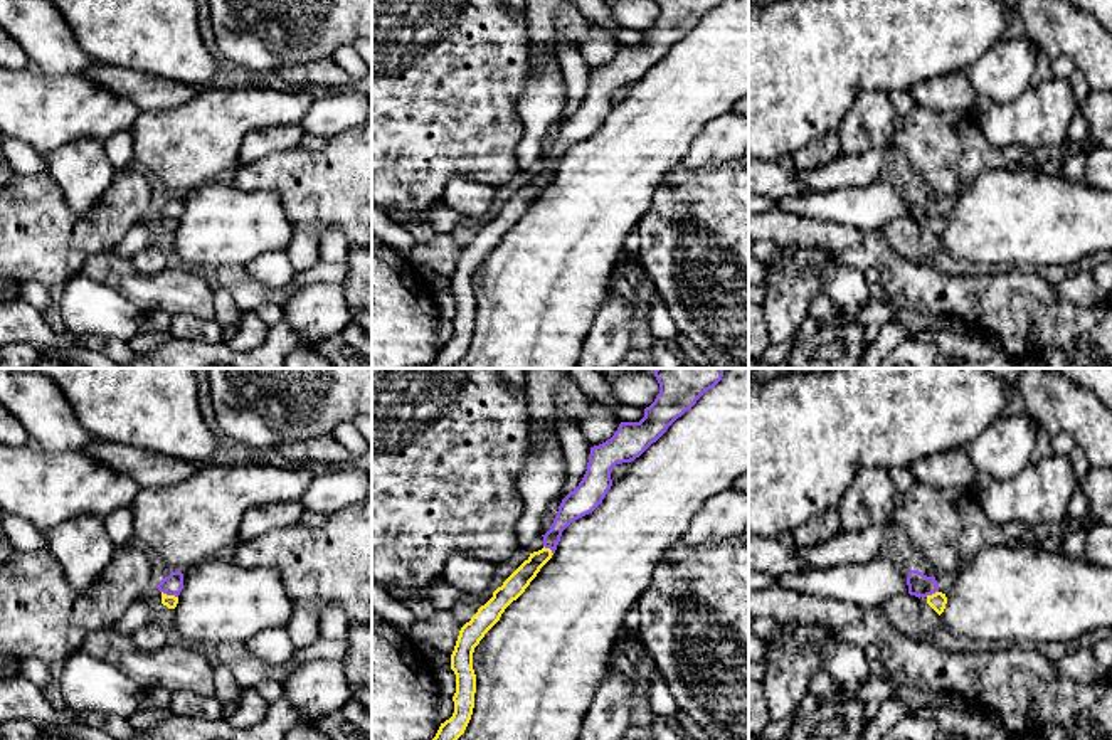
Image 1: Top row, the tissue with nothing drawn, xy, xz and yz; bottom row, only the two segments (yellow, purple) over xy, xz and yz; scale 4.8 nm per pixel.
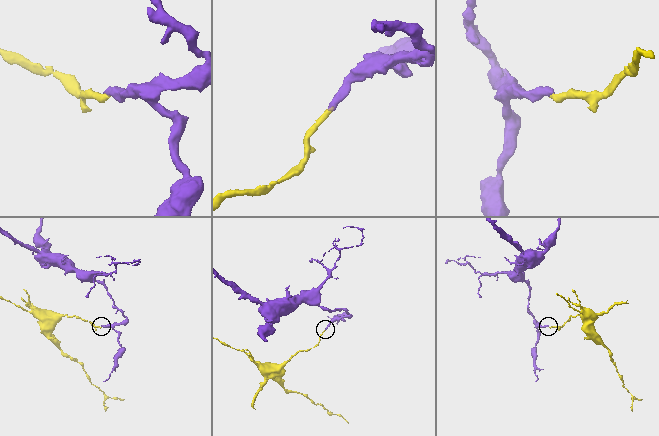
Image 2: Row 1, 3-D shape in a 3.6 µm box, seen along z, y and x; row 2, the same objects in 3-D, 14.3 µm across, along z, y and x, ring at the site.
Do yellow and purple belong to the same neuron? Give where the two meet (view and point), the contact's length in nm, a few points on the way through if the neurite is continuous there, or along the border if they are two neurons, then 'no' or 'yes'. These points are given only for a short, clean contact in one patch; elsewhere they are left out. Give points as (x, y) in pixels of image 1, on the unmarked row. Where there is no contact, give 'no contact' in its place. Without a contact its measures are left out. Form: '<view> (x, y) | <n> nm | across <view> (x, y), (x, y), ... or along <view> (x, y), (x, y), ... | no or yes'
xy (170, 219) | 90 nm | along xy (162, 214), (177, 221) | no

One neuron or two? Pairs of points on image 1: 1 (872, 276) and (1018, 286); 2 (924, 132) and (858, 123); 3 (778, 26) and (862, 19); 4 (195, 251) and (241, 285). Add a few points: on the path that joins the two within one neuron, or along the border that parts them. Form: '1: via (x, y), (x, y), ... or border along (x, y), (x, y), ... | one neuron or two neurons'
1: border along (863, 271), (875, 269), (880, 281) | two neurons
2: border along (899, 116), (892, 143) | two neurons
3: via (798, 26), (841, 26) | one neuron
4: border along (243, 264), (221, 264), (217, 268) | two neurons

